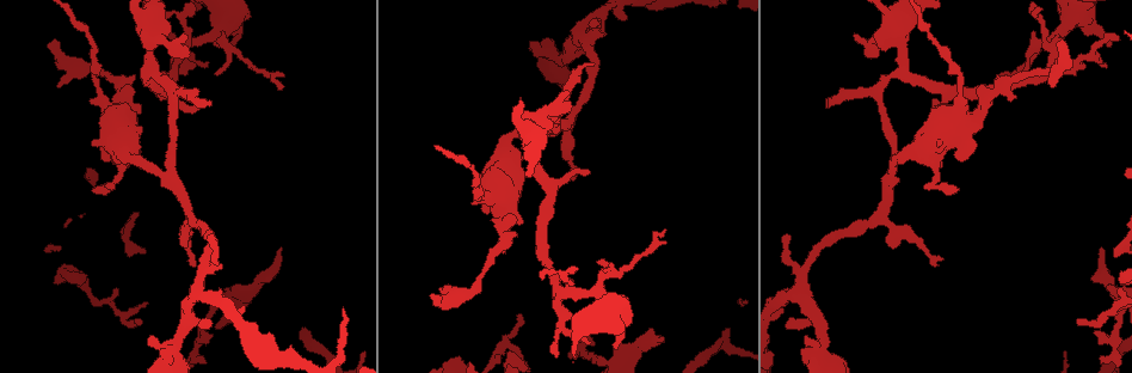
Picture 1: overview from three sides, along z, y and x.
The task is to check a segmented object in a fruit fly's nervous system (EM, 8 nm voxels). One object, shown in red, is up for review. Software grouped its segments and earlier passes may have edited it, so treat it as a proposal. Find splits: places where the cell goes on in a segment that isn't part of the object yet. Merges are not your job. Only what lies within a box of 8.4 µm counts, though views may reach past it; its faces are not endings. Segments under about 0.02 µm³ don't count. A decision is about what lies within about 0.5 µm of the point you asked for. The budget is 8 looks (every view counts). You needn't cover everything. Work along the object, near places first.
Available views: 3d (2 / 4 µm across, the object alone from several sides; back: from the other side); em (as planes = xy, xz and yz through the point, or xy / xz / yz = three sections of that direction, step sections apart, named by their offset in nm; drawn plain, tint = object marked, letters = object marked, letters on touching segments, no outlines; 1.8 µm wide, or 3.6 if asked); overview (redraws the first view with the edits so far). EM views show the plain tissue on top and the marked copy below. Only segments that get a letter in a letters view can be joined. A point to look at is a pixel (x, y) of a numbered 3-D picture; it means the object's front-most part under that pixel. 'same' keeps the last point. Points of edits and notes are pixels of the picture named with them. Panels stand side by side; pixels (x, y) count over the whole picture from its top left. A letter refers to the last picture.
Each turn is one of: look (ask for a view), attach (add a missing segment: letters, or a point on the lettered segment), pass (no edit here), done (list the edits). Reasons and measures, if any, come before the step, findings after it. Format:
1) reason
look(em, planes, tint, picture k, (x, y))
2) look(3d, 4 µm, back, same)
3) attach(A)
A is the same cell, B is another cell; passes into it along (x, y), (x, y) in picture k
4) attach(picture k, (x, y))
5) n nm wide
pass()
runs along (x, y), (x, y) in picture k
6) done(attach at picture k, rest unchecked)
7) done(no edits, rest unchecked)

branch stops here
look(3d, 4 µm, picture 1, (208, 100))

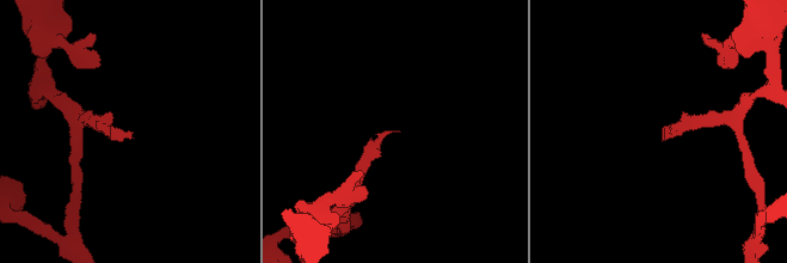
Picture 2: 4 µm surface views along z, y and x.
need the tissue
look(em, xy, step 8, tint, picture 2, (397, 132))

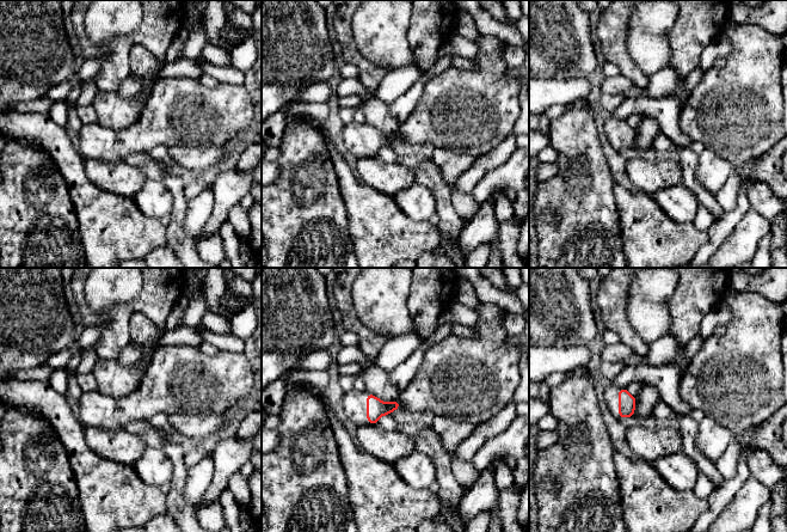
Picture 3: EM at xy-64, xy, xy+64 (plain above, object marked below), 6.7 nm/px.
cut it another way
look(em, xz, step 4, letters, same)

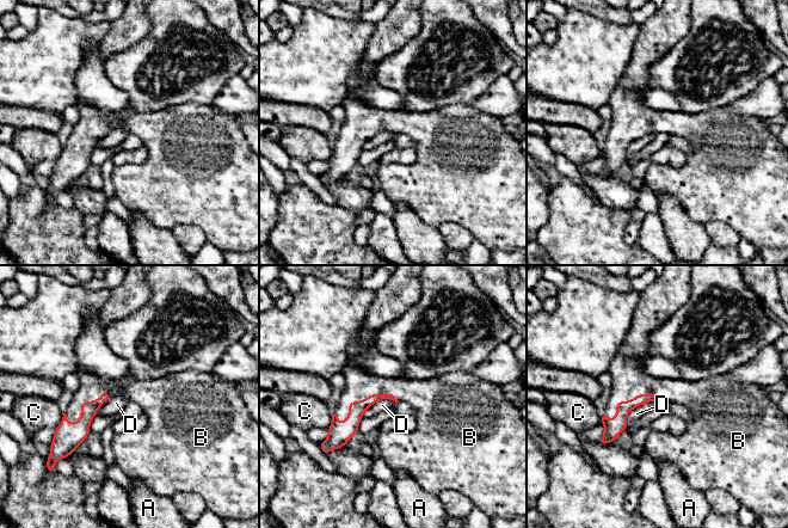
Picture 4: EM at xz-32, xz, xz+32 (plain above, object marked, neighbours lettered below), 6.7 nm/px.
B touches over 460 nm
attach(B)
B is the same cell, A, C and D are other cells; it goes on there

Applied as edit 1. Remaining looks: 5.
look(overview)

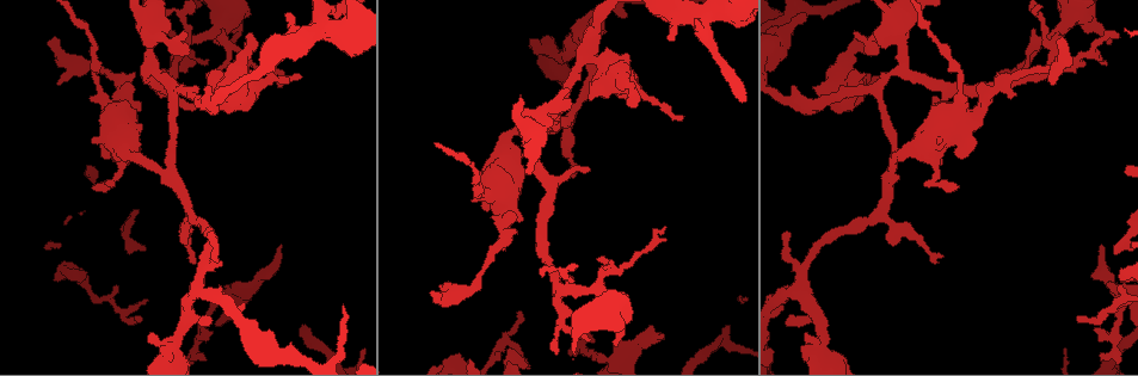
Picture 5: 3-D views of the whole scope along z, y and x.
look(3d, 4 µm, picture 5, (172, 168))

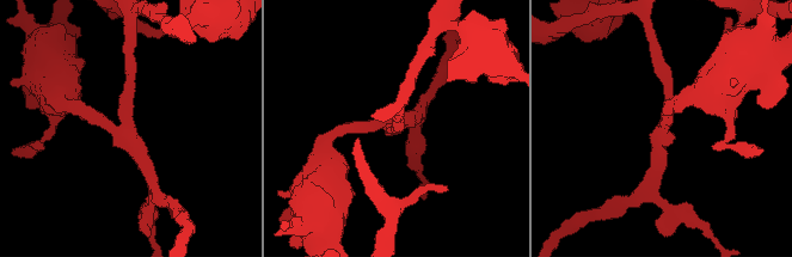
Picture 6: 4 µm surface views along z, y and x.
look(em, xz, step 16, tint, picture 6, (662, 125))

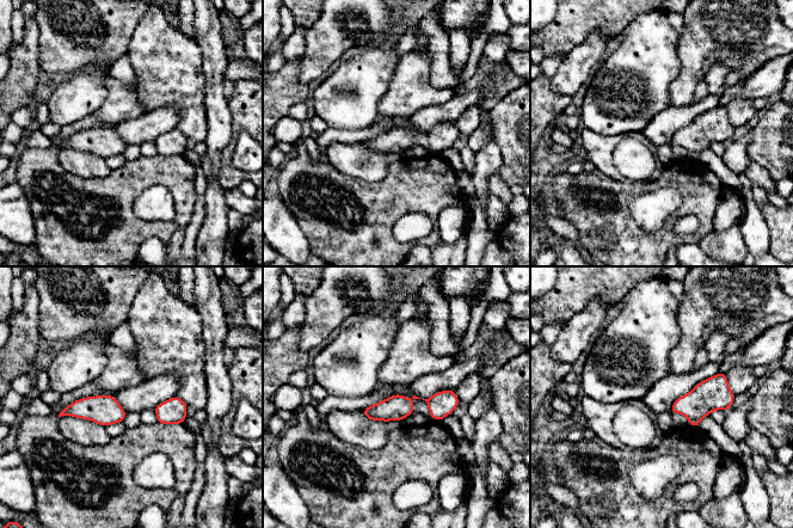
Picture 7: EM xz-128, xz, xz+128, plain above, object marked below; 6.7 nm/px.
look(em, xy, step 8, letters, same)

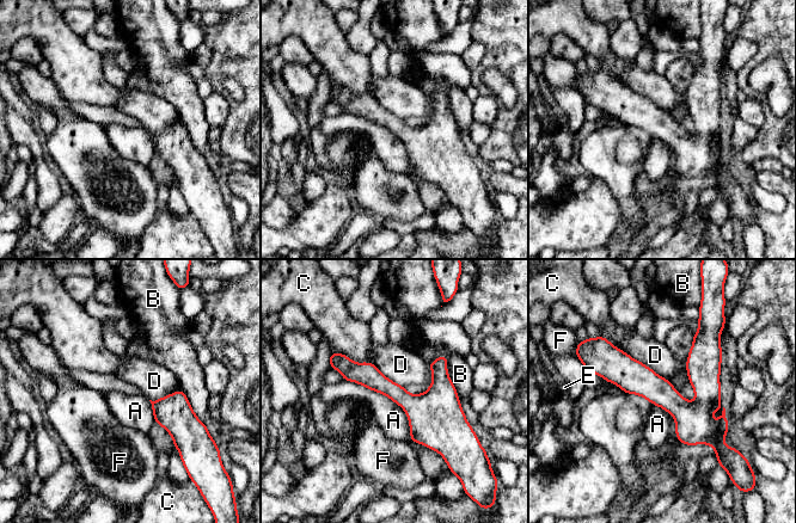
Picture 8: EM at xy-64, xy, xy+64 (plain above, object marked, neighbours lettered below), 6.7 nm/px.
160 nm wide
pass()
A, B, C, D, E and F are other cells; no lettered segment goes on from it

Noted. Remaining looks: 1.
branch stops here
look(em, planes, letters, picture 5, (279, 246))

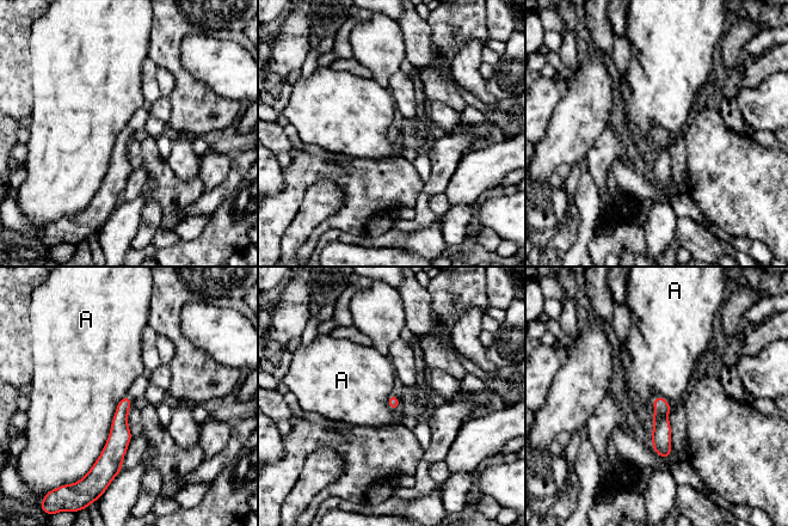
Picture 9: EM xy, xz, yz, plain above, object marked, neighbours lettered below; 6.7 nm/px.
pass()
A is another cell; runs along (127, 401), (111, 471) in picture 9; no lettered segment goes on from it

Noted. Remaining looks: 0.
done(attach at picture 4, rest unchecked)

